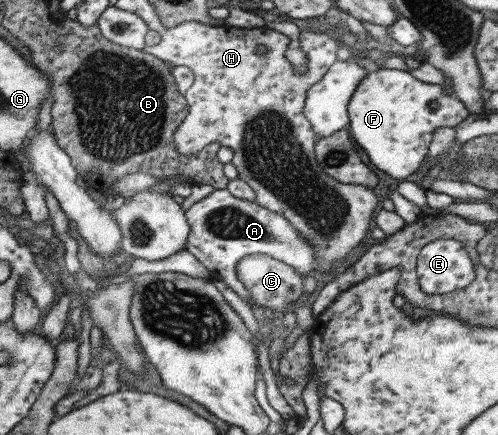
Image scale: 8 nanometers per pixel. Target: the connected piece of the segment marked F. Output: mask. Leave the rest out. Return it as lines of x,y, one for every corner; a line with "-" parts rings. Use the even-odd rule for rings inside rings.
377,69
368,72
355,88
351,102
348,103
348,127
351,132
355,132
355,140
367,154
371,165
375,165
381,172
397,181
404,181
405,177
413,174
425,159
433,131
444,126
453,127
469,113
470,110
466,109
463,103
458,103
453,97
441,93
438,80
432,83
422,82
407,71

